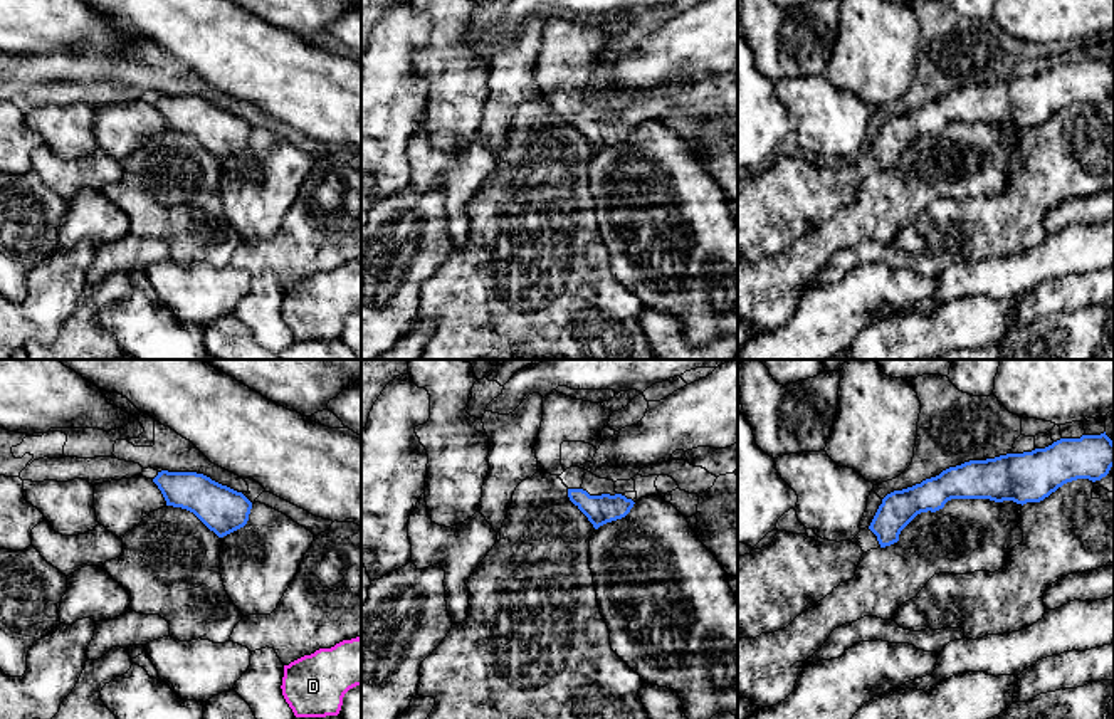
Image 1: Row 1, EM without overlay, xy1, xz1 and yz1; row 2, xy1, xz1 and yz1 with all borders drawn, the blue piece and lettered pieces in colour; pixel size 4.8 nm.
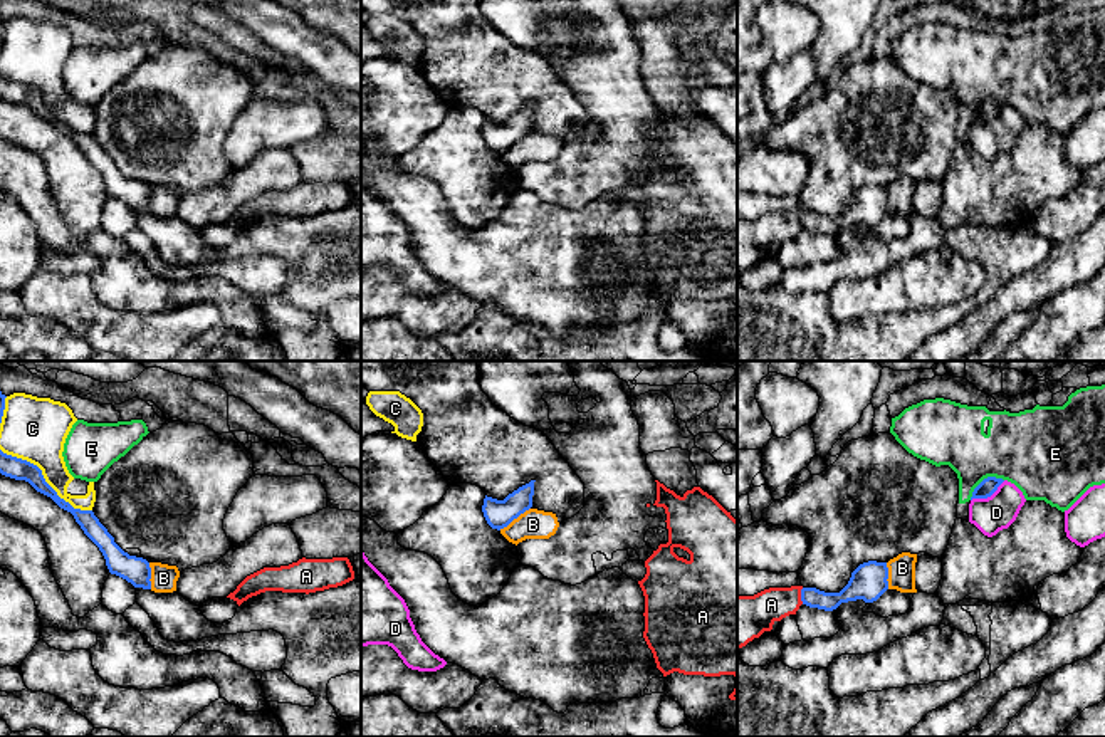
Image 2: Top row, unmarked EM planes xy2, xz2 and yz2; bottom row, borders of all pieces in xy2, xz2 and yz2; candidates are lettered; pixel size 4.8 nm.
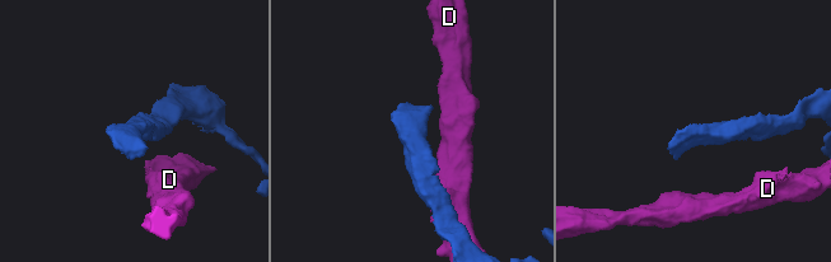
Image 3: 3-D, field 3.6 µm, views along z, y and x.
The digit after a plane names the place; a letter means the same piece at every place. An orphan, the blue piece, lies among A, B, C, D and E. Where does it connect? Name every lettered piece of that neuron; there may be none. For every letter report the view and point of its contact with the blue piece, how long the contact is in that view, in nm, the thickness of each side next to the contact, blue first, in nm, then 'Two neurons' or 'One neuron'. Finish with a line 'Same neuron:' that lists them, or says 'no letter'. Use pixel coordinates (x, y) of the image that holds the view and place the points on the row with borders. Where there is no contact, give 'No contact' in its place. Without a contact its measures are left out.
A: Touches blue at yz2 (801, 596). Shared border 80 nm. Thickness 90 nm (blue) against 190 nm. Two neurons
B: Touches blue at xz2 (514, 517). Shared border 190 nm. Thickness 140 nm (blue) against 140 nm. Two neurons
C: Touches blue at xy2 (44, 479). Shared border 550 nm. Thickness 100 nm (blue) against 300 nm. Two neurons
D: Touches blue at yz2 (988, 496). Shared border 190 nm. Thickness 80 nm (blue) against 170 nm. Two neurons
E: Touches blue at yz2 (983, 480). Shared border 190 nm. Thickness 80 nm (blue) against 340 nm. Two neurons
Same neuron: no letter

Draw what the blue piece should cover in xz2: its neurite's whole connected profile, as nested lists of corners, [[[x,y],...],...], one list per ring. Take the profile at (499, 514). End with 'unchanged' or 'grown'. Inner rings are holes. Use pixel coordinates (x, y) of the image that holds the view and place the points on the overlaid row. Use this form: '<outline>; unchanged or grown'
[[[534,482],[519,487],[512,494],[509,494],[504,500],[497,500],[492,497],[484,499],[482,512],[487,524],[492,529],[504,529],[521,514],[532,507],[532,495],[534,495]]]; unchanged

